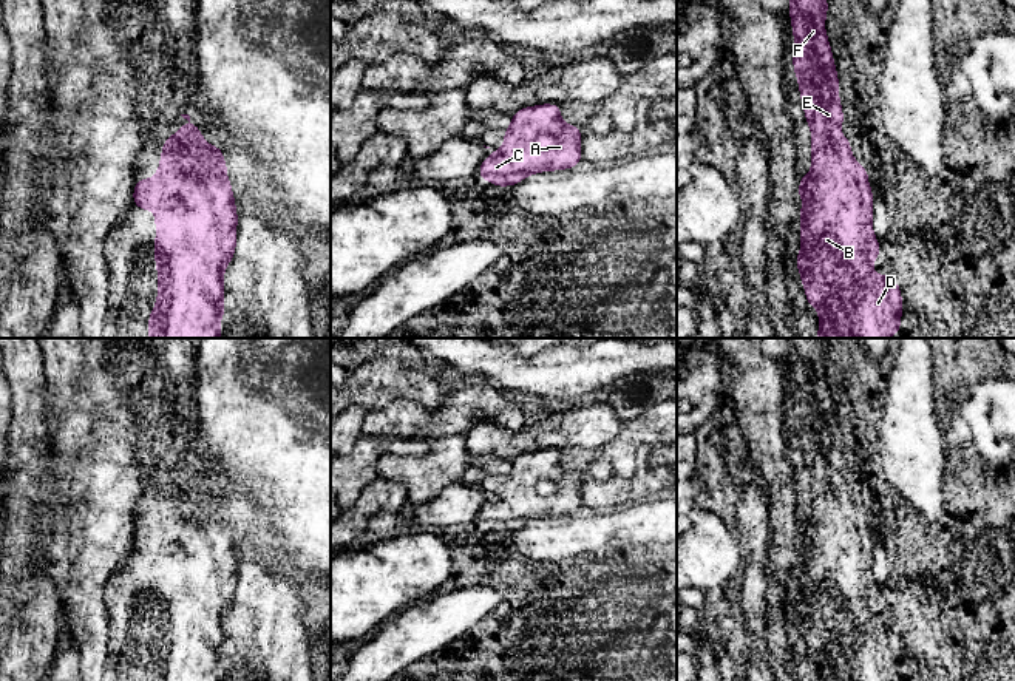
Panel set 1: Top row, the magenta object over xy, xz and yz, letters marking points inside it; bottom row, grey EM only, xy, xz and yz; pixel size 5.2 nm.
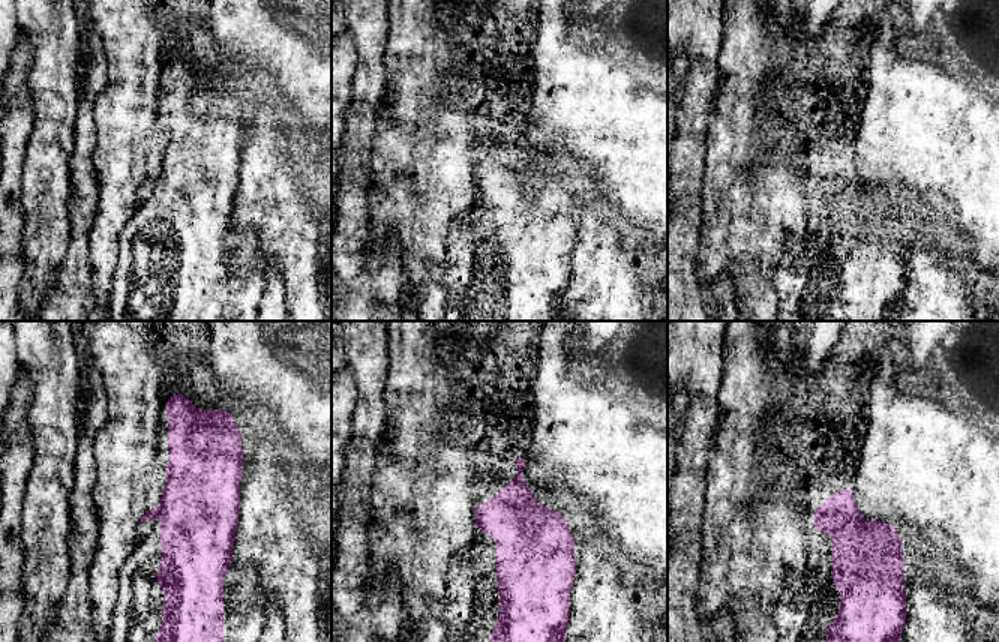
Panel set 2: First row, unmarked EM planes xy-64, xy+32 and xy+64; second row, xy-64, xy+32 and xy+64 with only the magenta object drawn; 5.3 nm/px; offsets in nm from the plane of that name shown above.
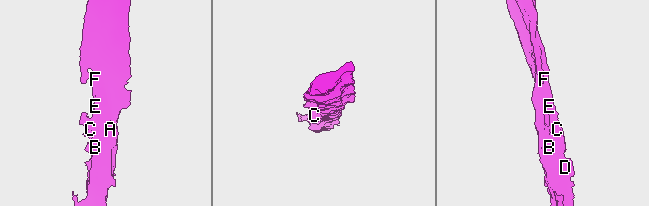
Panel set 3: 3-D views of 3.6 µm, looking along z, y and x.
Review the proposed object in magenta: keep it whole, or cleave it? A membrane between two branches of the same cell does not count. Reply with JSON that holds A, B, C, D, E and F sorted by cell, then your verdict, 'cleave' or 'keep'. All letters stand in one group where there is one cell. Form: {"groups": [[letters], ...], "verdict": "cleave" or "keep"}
{"groups": [["A", "B", "C", "D", "E", "F"]], "verdict": "keep"}

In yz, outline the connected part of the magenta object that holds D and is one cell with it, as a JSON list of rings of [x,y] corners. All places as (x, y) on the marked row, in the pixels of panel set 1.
[[[789,0],[789,19],[794,37],[793,69],[799,82],[800,102],[805,120],[811,130],[811,170],[808,176],[799,174],[799,191],[805,205],[797,210],[800,222],[800,250],[793,263],[797,264],[800,281],[806,295],[806,306],[817,307],[819,332],[816,338],[890,338],[901,334],[899,320],[905,310],[898,281],[888,275],[876,275],[873,261],[881,255],[882,246],[873,230],[874,195],[868,182],[868,170],[859,164],[847,136],[840,133],[845,122],[839,96],[839,76],[834,56],[825,31],[828,15],[827,0]]]

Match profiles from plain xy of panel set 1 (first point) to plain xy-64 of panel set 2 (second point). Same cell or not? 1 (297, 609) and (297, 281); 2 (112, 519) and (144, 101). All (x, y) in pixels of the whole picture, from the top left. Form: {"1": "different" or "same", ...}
{"1": "same", "2": "same"}

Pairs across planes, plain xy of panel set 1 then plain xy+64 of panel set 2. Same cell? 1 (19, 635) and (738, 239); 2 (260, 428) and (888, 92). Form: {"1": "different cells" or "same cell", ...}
{"1": "different cells", "2": "same cell"}

